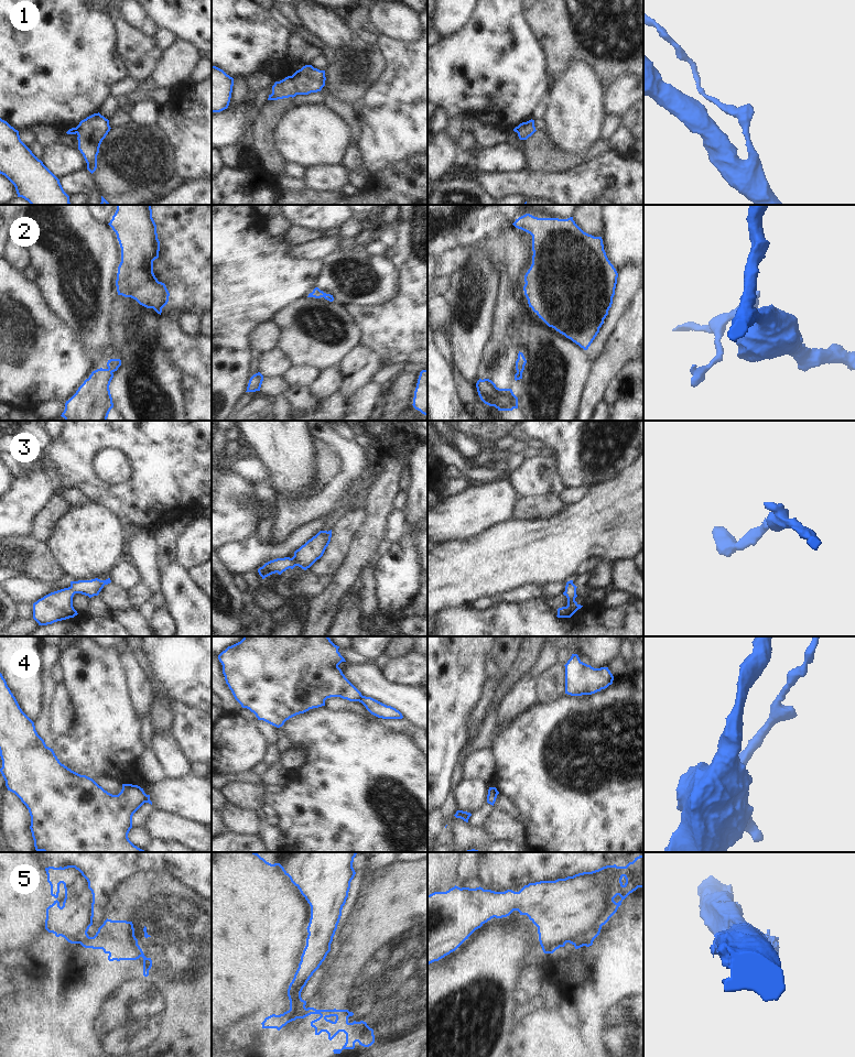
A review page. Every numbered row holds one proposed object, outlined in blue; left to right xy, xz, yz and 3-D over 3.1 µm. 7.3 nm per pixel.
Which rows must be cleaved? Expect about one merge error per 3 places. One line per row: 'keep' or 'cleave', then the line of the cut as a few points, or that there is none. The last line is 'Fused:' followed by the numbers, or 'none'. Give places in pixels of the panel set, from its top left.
1: cleave; cut xz (291, 76), (295, 90), (299, 94)
2: keep; cut none
3: keep; cut none
4: cleave; cut xz (363, 696), (358, 700)
5: cleave; cut xz (306, 1009), (300, 1013), (301, 1017)
Fused: 1, 4, 5

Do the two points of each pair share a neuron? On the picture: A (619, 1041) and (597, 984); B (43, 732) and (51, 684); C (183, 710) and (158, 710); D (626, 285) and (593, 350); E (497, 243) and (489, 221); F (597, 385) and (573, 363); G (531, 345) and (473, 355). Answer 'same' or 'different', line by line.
A: same
B: same
C: different
D: same
E: different
F: different
G: different

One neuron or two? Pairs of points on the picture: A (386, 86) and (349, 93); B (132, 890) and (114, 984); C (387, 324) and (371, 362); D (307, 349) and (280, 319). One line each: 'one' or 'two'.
A: two
B: one
C: two
D: one

